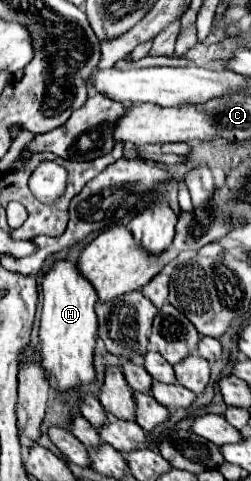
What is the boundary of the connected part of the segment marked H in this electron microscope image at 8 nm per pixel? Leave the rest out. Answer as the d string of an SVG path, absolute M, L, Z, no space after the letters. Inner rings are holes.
M56 259L52 269L42 275L42 321L40 321L40 353L42 365L50 373L52 383L60 391L76 389L84 383L94 381L94 343L96 343L96 313L94 303L98 299L92 283L82 277L76 261L72 259Z

